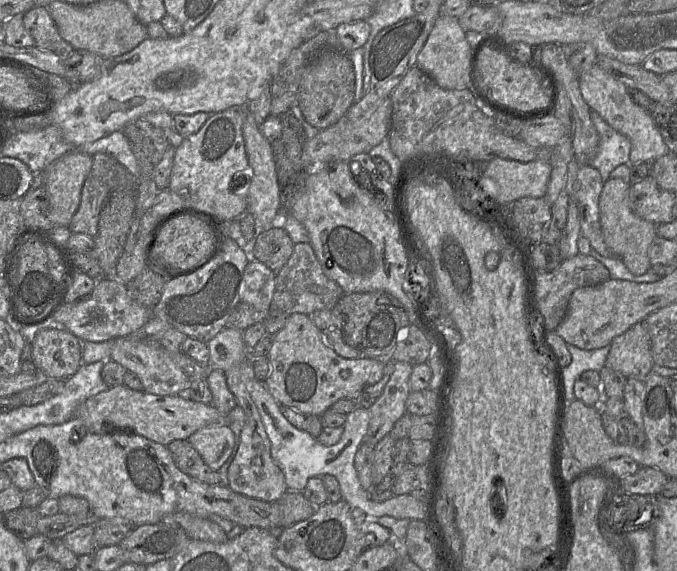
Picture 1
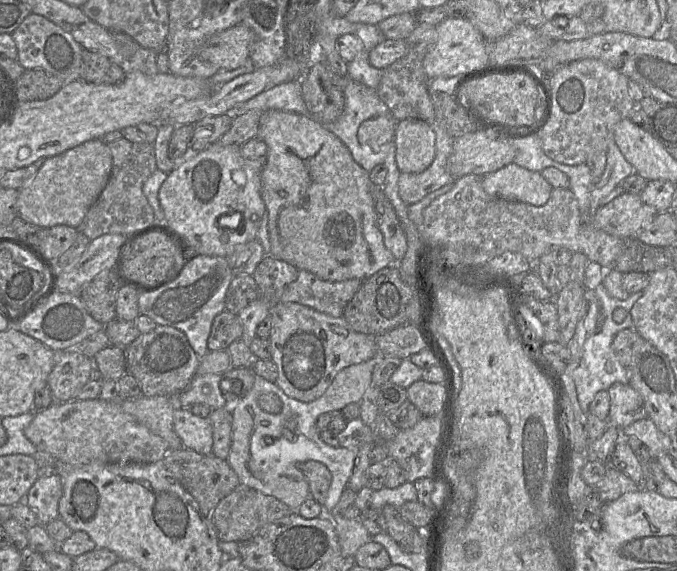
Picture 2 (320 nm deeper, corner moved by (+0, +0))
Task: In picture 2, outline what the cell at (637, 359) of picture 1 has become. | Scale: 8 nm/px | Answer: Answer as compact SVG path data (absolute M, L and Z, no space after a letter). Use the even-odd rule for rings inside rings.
M614 383L607 391L610 398L610 424L624 429L648 417L641 395L630 384Z

